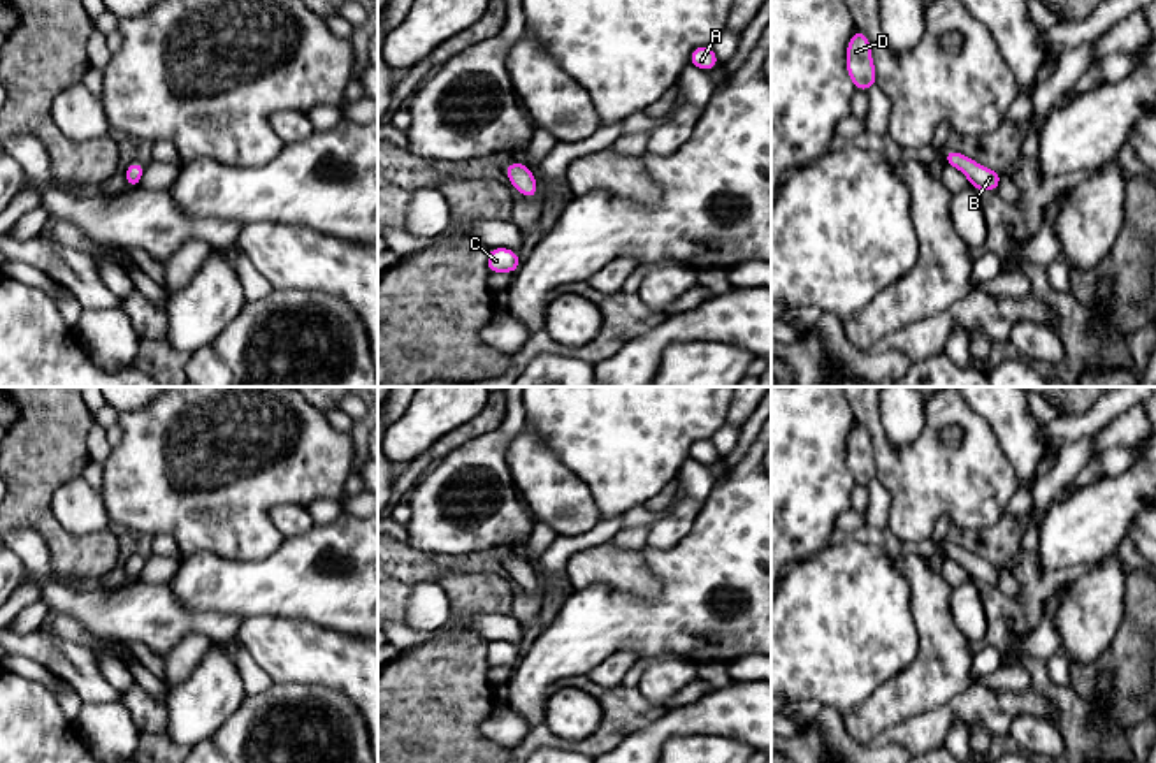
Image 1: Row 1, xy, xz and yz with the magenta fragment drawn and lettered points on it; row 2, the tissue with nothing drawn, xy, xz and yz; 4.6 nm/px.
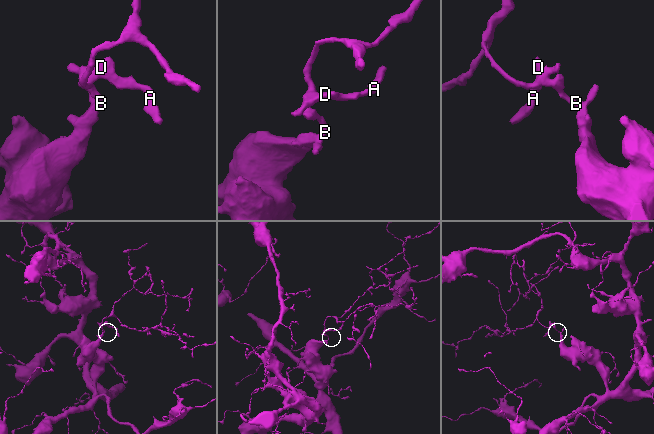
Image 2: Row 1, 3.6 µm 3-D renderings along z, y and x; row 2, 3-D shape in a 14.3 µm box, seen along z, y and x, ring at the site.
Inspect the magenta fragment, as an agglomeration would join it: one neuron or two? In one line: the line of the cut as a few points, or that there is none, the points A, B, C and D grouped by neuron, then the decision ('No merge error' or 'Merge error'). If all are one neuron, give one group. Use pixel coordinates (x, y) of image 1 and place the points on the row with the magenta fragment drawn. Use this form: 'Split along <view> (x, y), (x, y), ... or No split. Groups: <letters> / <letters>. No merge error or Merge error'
No split. Groups: A B C D. No merge error

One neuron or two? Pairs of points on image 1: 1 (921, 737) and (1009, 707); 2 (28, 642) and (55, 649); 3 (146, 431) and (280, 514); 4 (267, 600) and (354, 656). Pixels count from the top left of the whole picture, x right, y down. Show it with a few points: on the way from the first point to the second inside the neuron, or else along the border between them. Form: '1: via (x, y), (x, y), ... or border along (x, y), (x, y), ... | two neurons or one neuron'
1: via (942, 719), (953, 711), (988, 707) | one neuron
2: via (36, 646), (48, 649) | one neuron
3: border along (303, 505), (278, 503), (271, 510), (283, 537) | two neurons
4: border along (255, 614), (301, 617), (336, 630) | two neurons

